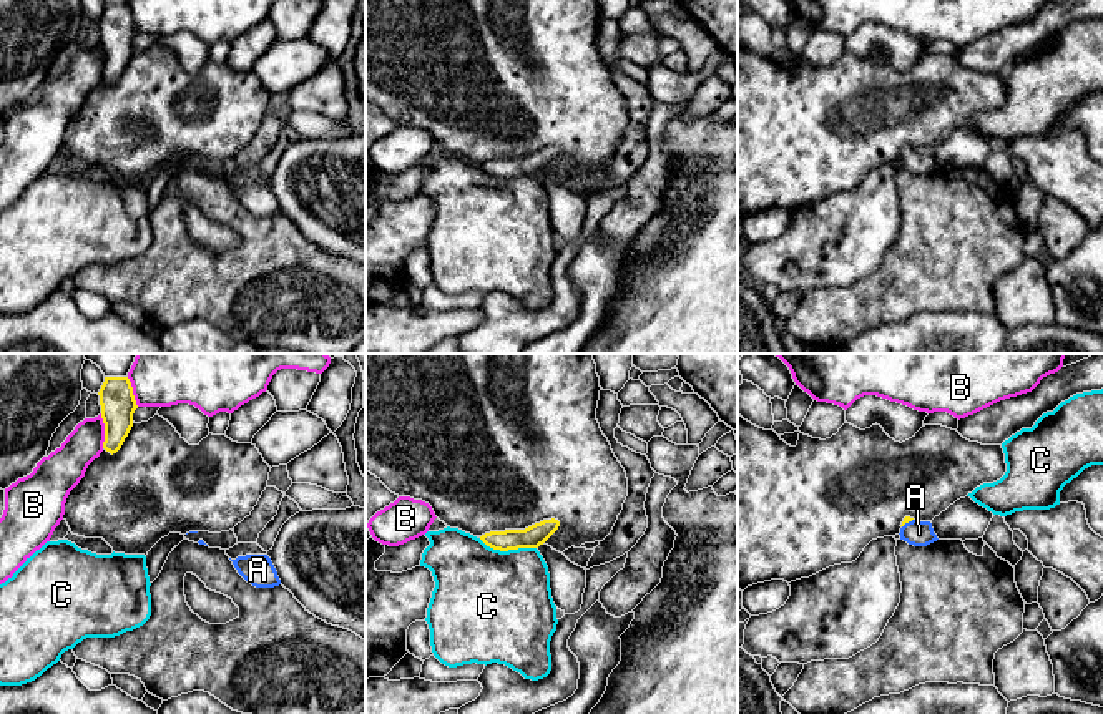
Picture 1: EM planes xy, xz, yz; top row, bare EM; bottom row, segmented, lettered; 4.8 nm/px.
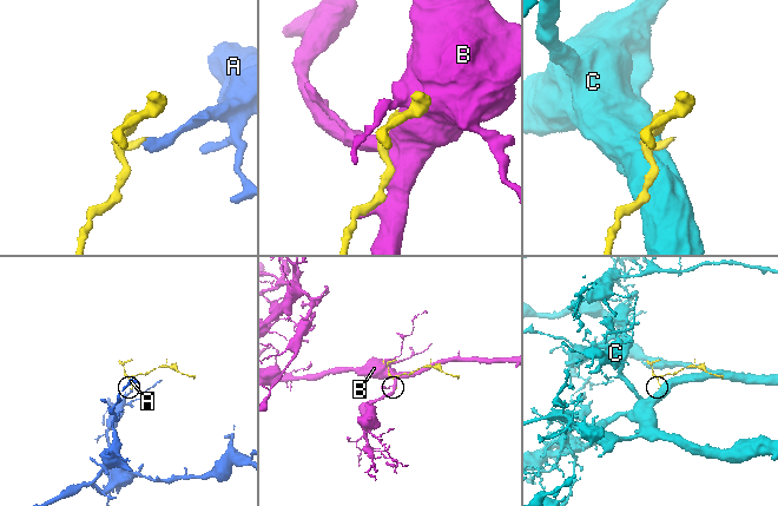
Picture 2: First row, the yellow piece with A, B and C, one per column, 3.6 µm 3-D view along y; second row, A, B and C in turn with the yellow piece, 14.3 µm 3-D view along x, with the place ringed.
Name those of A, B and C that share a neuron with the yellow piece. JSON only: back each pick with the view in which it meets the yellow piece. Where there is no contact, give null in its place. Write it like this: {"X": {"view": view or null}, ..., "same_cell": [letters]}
{"A": {"view": "yz"}, "same_cell": ["A"]}

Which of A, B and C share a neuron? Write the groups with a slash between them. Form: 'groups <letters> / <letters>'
groups A / B / C

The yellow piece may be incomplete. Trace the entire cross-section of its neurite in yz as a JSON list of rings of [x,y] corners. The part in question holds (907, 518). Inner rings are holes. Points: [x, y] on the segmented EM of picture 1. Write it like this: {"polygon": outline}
{"polygon": [[[905,516],[900,526],[900,540],[907,541],[909,545],[927,546],[939,540],[930,521],[919,521]]]}

